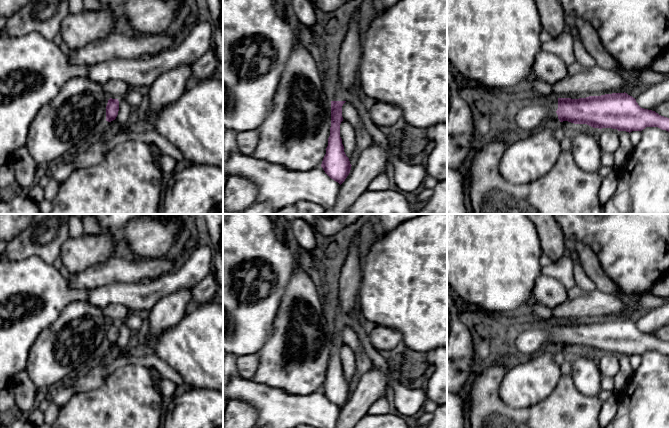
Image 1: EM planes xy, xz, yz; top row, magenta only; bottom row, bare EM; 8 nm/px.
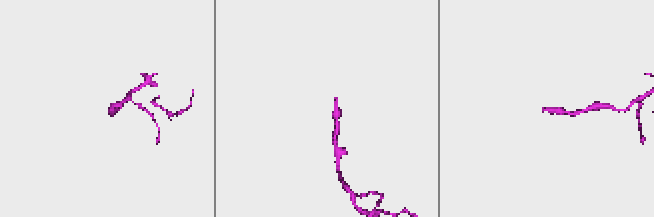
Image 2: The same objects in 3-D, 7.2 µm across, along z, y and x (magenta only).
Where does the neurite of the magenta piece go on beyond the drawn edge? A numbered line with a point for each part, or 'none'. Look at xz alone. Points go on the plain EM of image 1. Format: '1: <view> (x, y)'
1: xz (337, 312)

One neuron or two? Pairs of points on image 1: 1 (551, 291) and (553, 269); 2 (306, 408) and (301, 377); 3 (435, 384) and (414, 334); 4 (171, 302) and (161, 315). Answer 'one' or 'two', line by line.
1: two
2: two
3: two
4: one

